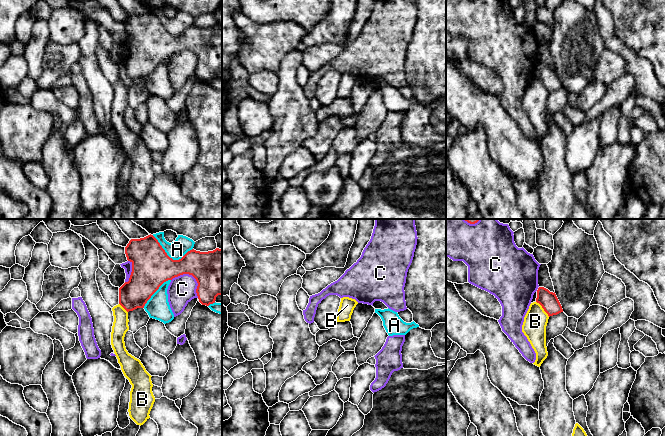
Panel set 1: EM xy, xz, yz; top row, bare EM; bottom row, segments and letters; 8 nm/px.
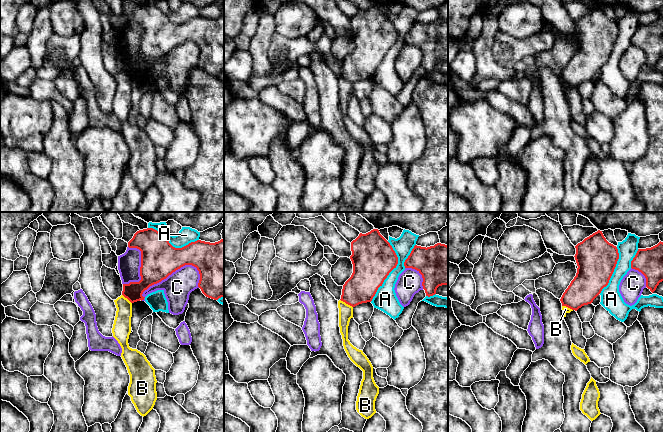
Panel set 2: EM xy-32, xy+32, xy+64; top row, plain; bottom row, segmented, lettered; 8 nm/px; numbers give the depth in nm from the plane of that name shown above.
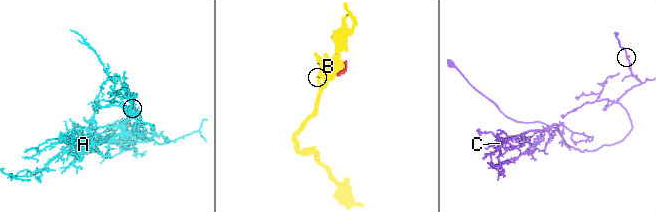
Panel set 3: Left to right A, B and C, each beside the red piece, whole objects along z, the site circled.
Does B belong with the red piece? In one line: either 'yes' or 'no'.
no

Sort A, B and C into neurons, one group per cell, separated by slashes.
A / B / C

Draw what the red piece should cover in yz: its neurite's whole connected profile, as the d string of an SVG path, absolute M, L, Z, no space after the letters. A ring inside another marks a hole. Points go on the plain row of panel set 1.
M544 63L538 64L536 78L542 82L549 93L563 88L555 68L550 68Z

